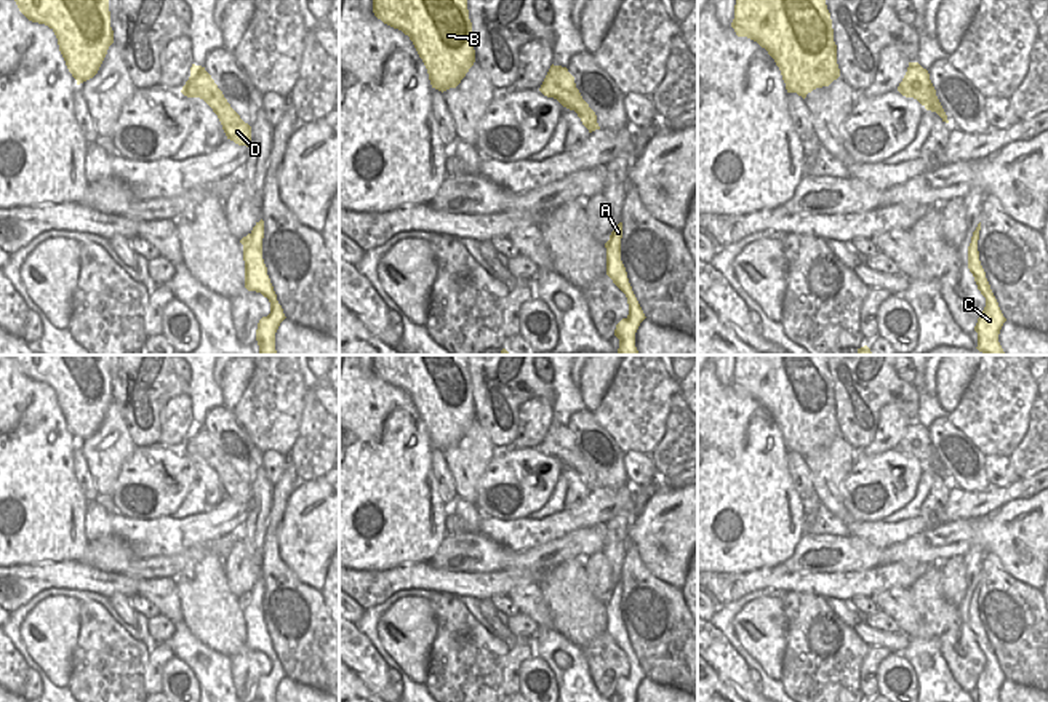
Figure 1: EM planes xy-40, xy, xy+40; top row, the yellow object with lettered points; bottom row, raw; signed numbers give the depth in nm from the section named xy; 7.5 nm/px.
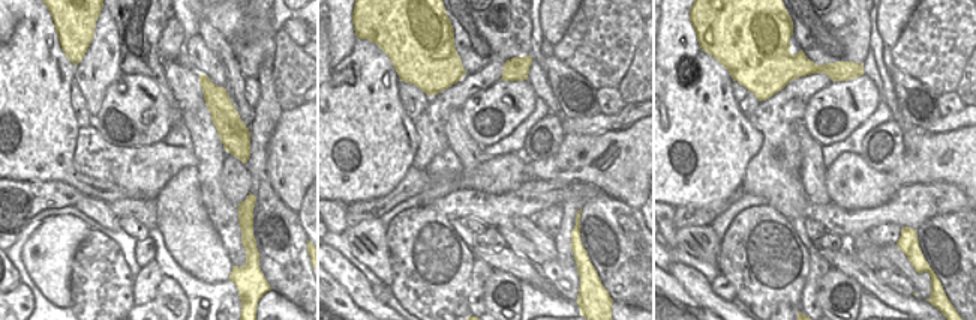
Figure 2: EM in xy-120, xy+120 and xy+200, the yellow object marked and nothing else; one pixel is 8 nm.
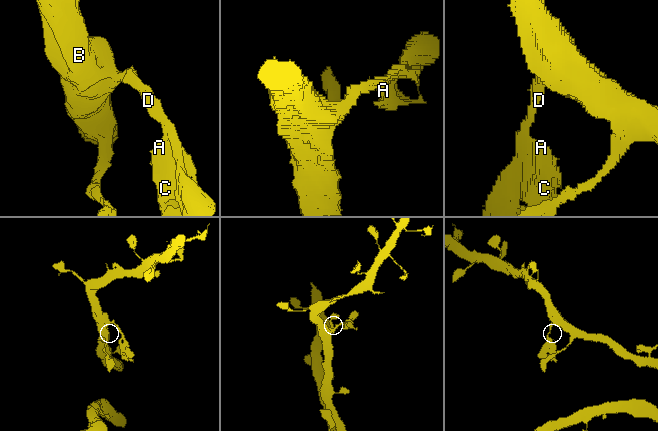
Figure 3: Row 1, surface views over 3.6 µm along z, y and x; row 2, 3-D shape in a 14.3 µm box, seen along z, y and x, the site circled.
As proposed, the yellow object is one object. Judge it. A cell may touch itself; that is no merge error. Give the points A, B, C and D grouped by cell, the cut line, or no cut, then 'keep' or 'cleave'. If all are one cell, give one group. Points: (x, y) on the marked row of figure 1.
groups A C D / B; cut xy (580, 95), (564, 106); cleave

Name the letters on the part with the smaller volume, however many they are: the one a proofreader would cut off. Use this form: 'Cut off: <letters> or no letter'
Cut off: A, C, D

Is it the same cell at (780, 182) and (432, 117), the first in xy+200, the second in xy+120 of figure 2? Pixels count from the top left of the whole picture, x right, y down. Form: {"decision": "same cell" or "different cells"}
{"decision": "same cell"}

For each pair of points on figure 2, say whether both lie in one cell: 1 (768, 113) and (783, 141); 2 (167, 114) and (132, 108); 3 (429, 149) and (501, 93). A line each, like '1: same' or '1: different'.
1: same
2: same
3: different

